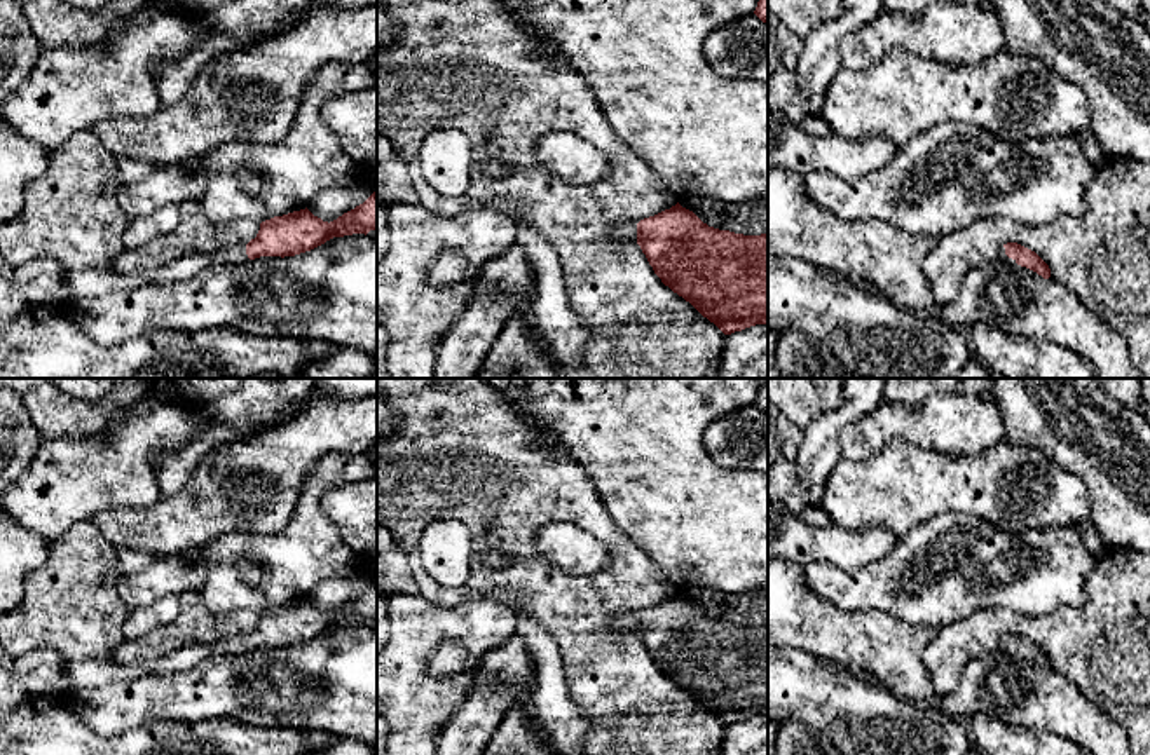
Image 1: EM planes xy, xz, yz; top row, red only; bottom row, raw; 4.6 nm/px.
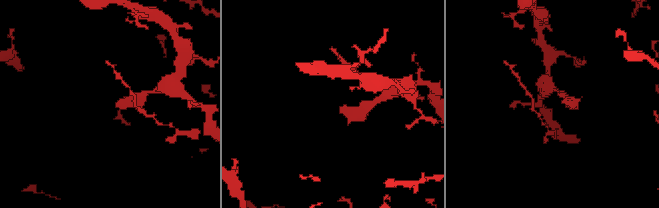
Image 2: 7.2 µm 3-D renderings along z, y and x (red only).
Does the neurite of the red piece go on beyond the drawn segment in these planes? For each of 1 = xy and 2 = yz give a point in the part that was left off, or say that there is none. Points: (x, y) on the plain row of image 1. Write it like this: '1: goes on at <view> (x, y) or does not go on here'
1: goes on at xy (86, 673)
2: goes on at yz (1004, 647)

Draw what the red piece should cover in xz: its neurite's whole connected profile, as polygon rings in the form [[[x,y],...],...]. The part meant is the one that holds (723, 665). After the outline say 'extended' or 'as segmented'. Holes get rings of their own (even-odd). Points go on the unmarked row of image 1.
[[[677,593],[654,607],[614,617],[607,629],[635,631],[661,673],[724,725],[768,715],[768,624],[743,626],[708,617]]]; extended

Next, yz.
[[[1007,633],[1000,638],[1000,650],[1009,656],[1021,656],[1026,657],[1044,670],[1051,668],[1049,656],[1031,640],[1017,635],[1017,633]]]; extended

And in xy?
[[[377,579],[354,600],[333,612],[323,612],[307,598],[260,614],[260,621],[248,635],[236,635],[218,642],[194,643],[171,654],[147,661],[120,664],[110,659],[70,661],[65,666],[66,696],[80,689],[92,689],[110,682],[127,682],[148,673],[176,673],[190,670],[213,656],[241,656],[260,647],[295,647],[311,642],[333,628],[368,624],[377,619]]]; extended

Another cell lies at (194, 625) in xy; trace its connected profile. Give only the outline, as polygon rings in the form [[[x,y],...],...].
[[[197,593],[183,600],[180,614],[171,622],[138,640],[126,640],[108,659],[120,664],[154,661],[187,645],[248,635],[260,621],[260,612],[248,609],[215,616],[201,603]]]

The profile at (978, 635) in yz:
[[[1110,548],[1098,558],[1092,575],[1085,581],[1087,600],[1082,607],[1059,607],[1049,616],[1024,617],[1007,609],[977,610],[965,619],[937,628],[923,652],[934,685],[934,701],[951,692],[970,659],[993,656],[1000,638],[1017,633],[1035,642],[1051,659],[1051,668],[1070,678],[1078,690],[1101,706],[1127,732],[1133,755],[1150,755],[1150,553]]]

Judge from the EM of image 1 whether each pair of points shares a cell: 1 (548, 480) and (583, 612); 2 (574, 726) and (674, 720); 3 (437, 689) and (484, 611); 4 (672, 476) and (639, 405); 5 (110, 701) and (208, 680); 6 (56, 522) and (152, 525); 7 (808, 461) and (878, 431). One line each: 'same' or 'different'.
1: same
2: different
3: same
4: same
5: same
6: different
7: different

